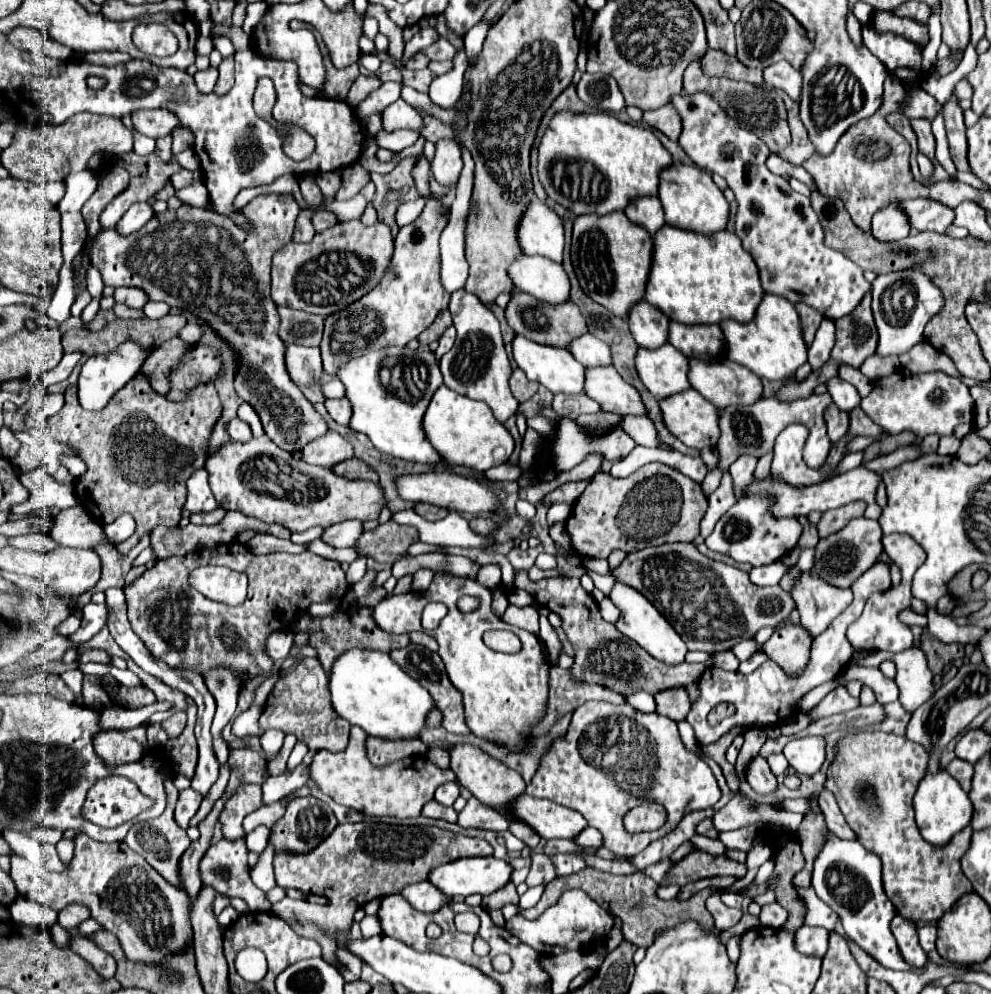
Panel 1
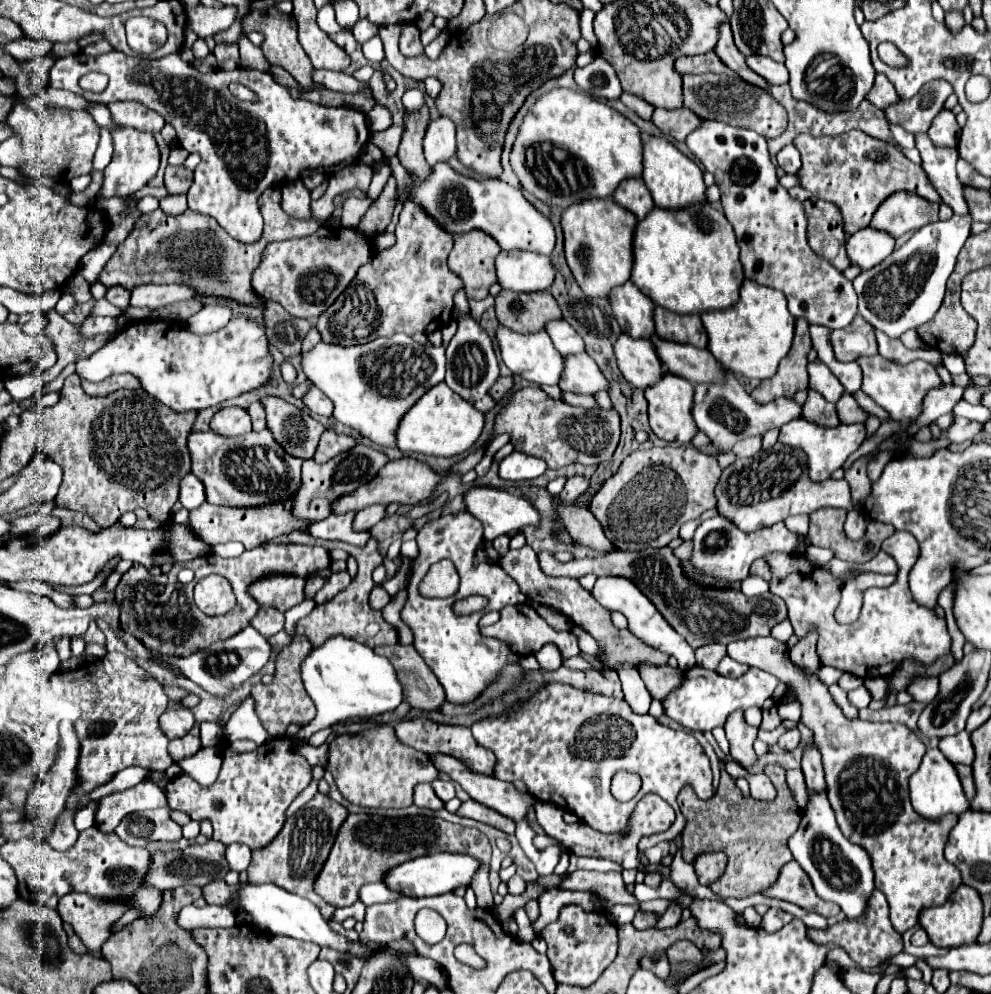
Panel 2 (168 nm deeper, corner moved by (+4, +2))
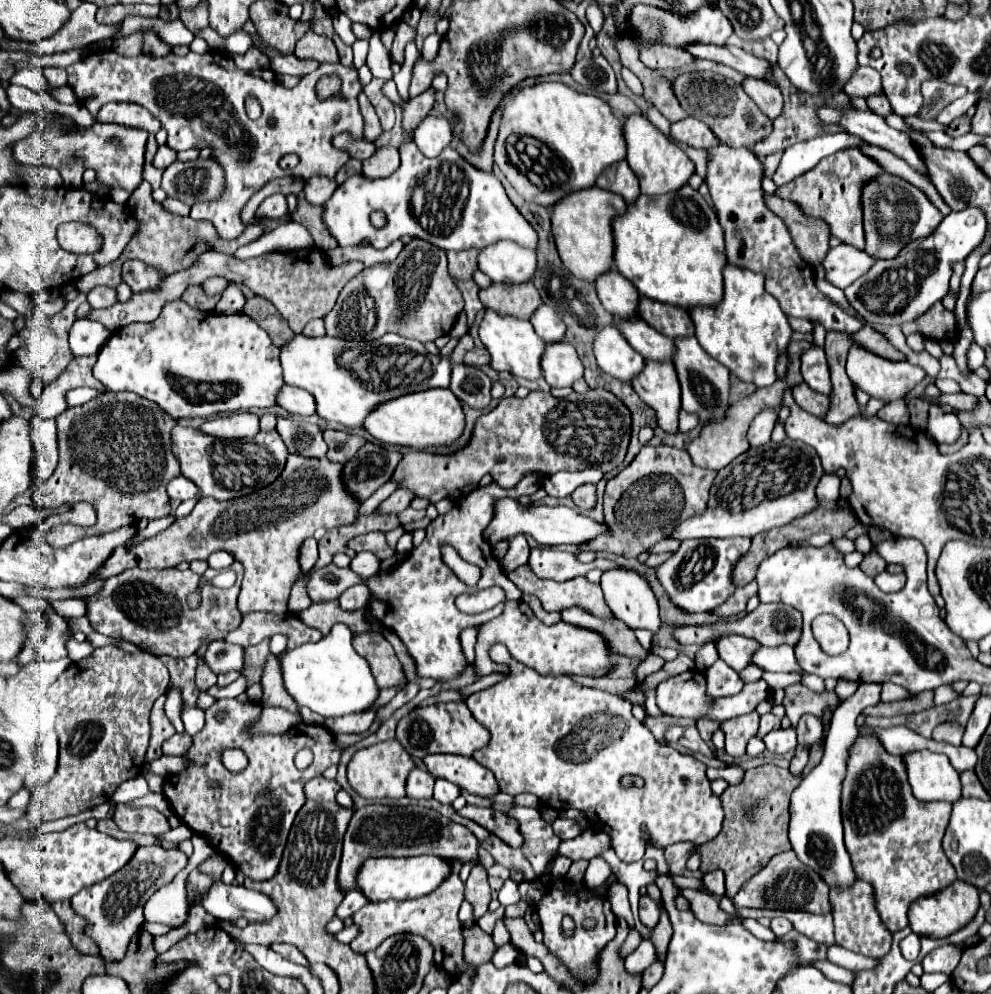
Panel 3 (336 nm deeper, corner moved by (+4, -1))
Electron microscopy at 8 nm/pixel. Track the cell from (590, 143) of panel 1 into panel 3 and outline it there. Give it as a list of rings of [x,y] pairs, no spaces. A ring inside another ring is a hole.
[[[564,83],[528,85],[522,87],[502,109],[502,123],[494,145],[494,163],[526,201],[552,207],[564,195],[592,187],[596,183],[596,175],[600,175],[608,163],[616,163],[616,159],[626,157],[622,123],[624,121],[616,117],[612,109],[596,95],[578,93]],[[510,135],[530,135],[550,147],[550,151],[556,155],[556,169],[540,175],[540,185],[530,181],[508,161],[506,137]]]

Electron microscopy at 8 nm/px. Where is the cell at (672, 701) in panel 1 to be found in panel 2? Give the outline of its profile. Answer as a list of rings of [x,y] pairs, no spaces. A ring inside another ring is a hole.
[[[650,664],[640,666],[640,676],[652,694],[652,698],[664,702],[672,692],[676,692],[684,684],[684,674],[678,668],[664,666],[664,668],[654,668]]]

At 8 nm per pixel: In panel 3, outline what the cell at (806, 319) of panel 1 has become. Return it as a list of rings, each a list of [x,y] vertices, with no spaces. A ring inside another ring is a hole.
[[[796,341],[796,343],[790,343],[788,351],[790,351],[790,371],[786,375],[786,379],[780,379],[776,381],[774,385],[770,387],[764,387],[764,389],[756,389],[752,395],[744,397],[742,401],[734,403],[726,417],[718,423],[708,423],[708,427],[704,425],[700,435],[688,445],[688,455],[692,457],[692,463],[698,465],[698,467],[704,467],[704,469],[714,469],[714,471],[720,471],[722,467],[726,467],[730,461],[734,461],[738,455],[742,455],[744,451],[748,451],[750,443],[746,439],[746,431],[754,419],[756,413],[760,413],[764,407],[776,407],[780,409],[780,399],[782,399],[782,391],[784,387],[794,387],[796,383],[802,383],[802,375],[800,375],[800,365],[798,365],[798,357],[802,351],[806,351],[812,343],[806,343],[806,341]]]

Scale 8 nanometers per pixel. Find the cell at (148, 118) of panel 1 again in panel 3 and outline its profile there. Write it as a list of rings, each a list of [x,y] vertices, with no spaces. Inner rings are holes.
[[[118,101],[106,103],[98,113],[98,121],[128,125],[128,127],[144,129],[148,133],[158,133],[158,129],[160,129],[160,123],[148,109],[144,109],[136,103],[124,103],[124,101],[122,103],[118,103]]]

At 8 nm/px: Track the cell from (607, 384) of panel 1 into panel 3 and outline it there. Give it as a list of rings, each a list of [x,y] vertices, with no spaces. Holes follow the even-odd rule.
[[[566,341],[546,345],[540,357],[540,367],[550,387],[570,387],[576,379],[582,377],[584,371],[576,349]]]

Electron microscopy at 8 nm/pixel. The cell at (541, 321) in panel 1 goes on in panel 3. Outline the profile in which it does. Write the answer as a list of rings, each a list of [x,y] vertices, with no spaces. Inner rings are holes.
[[[492,283],[486,289],[480,289],[480,301],[484,307],[494,309],[500,315],[512,315],[518,319],[530,319],[536,307],[542,305],[542,299],[532,287],[532,283]]]

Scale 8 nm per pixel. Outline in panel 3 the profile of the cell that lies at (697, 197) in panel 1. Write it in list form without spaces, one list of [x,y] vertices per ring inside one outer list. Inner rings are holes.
[[[642,113],[626,117],[622,133],[626,141],[626,161],[636,173],[644,195],[664,195],[668,191],[676,191],[694,173],[694,163],[688,159],[688,155],[676,143],[664,137]]]

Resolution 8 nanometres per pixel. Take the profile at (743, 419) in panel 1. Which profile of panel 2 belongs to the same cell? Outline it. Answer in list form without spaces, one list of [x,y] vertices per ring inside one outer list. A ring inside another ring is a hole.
[[[728,372],[728,380],[722,386],[696,386],[694,394],[694,420],[698,428],[710,438],[714,448],[724,454],[736,442],[750,438],[750,436],[764,436],[770,428],[780,428],[784,422],[800,418],[802,404],[794,402],[792,398],[778,398],[766,404],[756,402],[736,380],[732,372]]]

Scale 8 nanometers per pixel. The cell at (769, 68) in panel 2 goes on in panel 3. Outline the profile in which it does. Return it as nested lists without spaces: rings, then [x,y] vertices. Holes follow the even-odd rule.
[[[692,43],[684,47],[692,57],[696,59],[708,59],[714,63],[722,63],[732,67],[734,71],[746,75],[746,77],[758,77],[764,75],[764,71],[770,71],[770,63],[766,59],[760,59],[752,53],[746,53],[740,47],[722,47],[712,43]]]

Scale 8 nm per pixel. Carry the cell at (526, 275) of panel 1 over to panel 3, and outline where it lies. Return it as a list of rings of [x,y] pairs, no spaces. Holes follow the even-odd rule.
[[[502,239],[478,253],[478,269],[494,283],[524,283],[536,271],[536,253],[514,241]]]

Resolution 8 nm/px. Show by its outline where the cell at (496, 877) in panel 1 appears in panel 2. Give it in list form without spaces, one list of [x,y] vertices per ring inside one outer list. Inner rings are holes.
[[[428,854],[416,860],[408,860],[406,864],[396,866],[392,872],[388,872],[388,886],[396,888],[398,892],[404,892],[406,896],[440,896],[440,894],[448,894],[454,892],[456,888],[464,886],[468,888],[472,884],[472,878],[476,876],[476,872],[480,870],[480,862],[468,854]]]

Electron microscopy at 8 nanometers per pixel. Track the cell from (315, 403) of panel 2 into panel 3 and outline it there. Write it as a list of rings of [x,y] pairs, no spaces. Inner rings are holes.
[[[282,385],[278,395],[276,395],[276,405],[286,409],[288,413],[296,415],[314,415],[316,413],[316,403],[312,403],[312,395],[300,387],[292,385]]]

